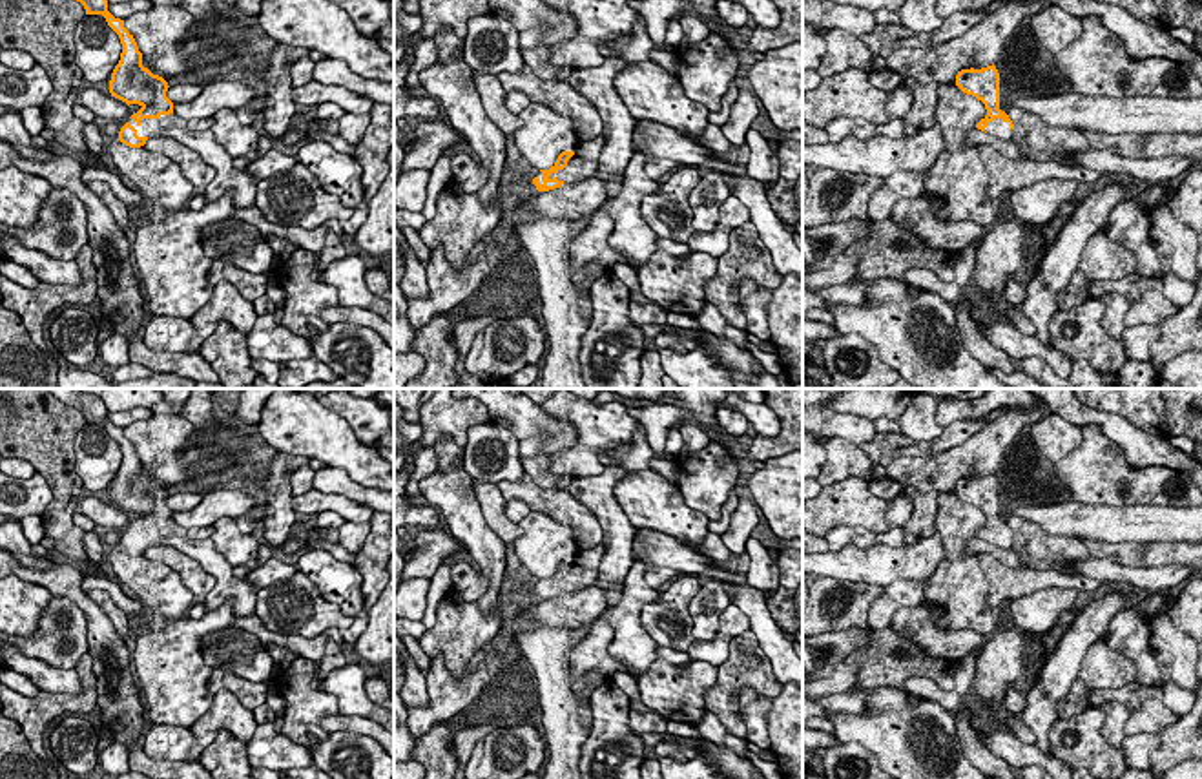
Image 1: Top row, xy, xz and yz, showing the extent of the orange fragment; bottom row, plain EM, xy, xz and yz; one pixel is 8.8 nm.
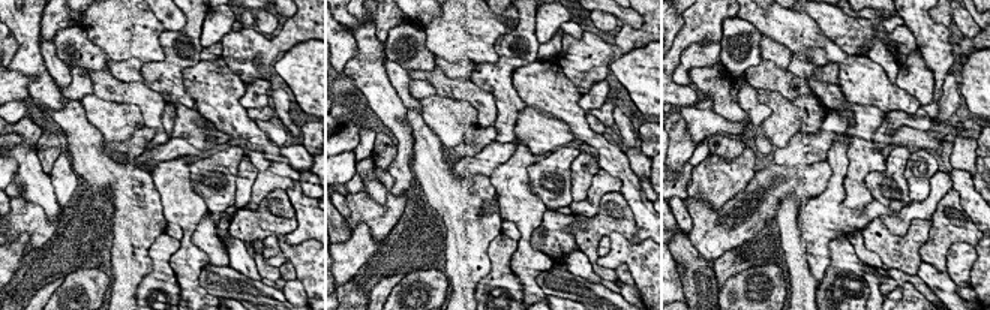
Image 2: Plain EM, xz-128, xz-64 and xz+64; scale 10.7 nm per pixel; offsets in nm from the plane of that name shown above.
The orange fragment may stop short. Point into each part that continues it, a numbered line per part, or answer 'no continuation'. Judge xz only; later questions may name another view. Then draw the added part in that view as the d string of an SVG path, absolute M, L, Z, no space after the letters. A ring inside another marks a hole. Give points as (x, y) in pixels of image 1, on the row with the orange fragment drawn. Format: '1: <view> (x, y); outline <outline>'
1: xz (584, 163); outline M604 133L595 137L593 140L582 142L573 148L575 155L567 161L564 170L551 173L549 179L556 177L564 184L576 184L587 177L591 177L598 170L598 159L602 148L606 144Z

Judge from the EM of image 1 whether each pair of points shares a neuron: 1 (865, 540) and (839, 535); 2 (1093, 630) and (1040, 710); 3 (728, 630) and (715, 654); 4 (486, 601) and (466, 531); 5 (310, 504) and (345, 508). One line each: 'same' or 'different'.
1: same
2: same
3: same
4: same
5: same

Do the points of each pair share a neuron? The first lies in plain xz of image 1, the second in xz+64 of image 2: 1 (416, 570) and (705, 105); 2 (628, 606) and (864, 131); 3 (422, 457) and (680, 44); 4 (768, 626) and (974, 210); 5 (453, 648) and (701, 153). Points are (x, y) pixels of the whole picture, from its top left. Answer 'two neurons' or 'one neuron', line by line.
1: one neuron
2: one neuron
3: two neurons
4: one neuron
5: two neurons

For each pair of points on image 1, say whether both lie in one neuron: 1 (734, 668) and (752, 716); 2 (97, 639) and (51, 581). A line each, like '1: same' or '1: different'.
1: different
2: same

